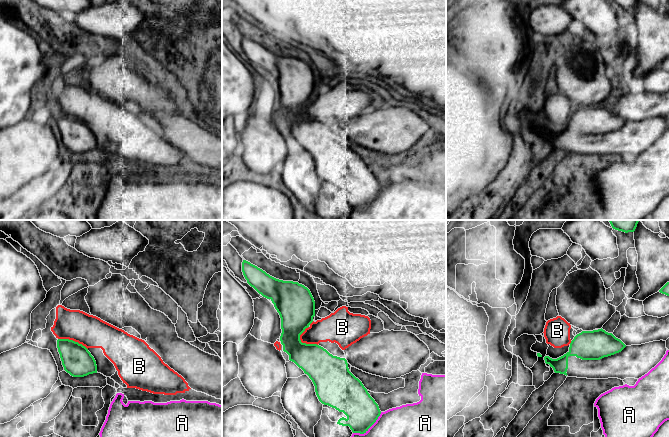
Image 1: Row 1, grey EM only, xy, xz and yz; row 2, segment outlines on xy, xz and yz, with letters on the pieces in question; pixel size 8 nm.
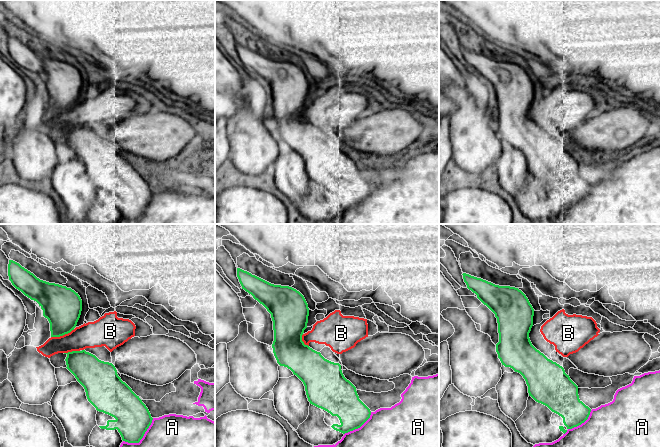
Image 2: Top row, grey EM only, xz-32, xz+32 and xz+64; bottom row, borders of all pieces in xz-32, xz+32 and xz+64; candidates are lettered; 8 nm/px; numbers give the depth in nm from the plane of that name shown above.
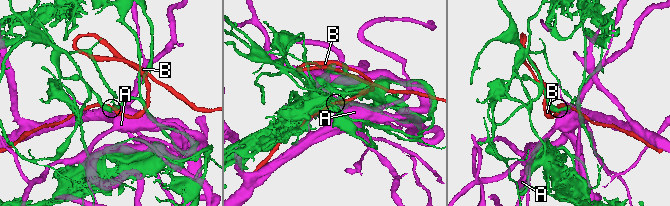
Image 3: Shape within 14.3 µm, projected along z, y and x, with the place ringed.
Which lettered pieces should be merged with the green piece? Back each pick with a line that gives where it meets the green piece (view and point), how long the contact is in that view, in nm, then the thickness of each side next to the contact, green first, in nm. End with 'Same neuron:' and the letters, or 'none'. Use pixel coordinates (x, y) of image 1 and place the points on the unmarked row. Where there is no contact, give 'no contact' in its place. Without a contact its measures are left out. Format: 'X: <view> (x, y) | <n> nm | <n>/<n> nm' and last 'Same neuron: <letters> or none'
Same neuron: none

